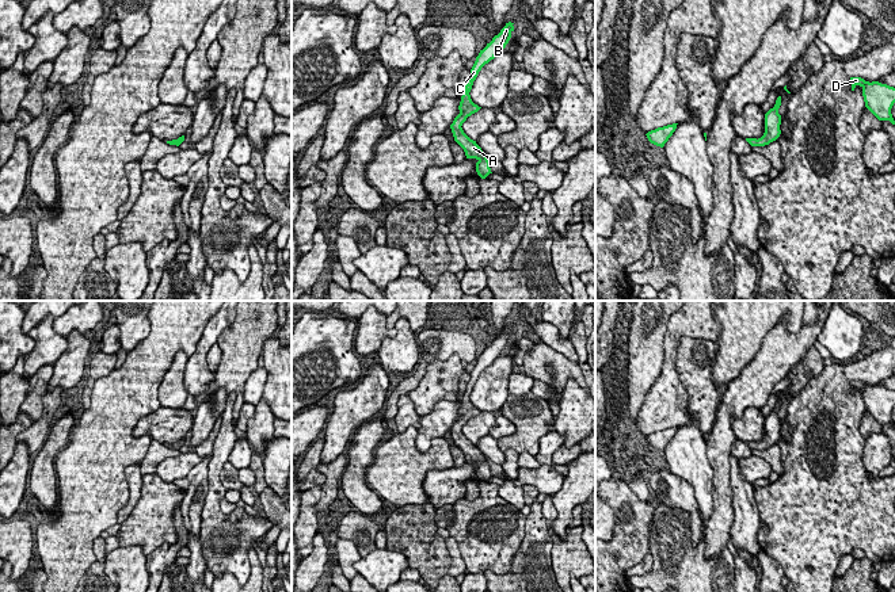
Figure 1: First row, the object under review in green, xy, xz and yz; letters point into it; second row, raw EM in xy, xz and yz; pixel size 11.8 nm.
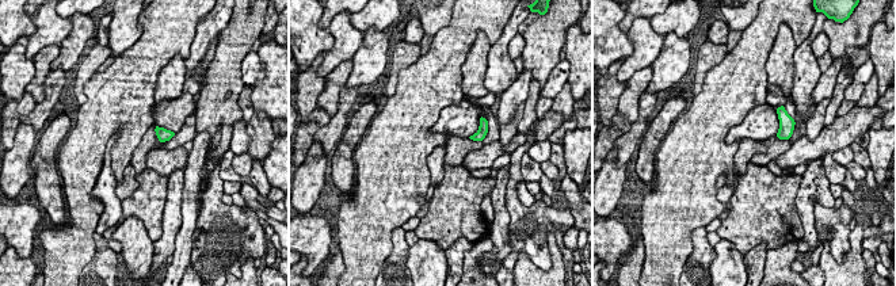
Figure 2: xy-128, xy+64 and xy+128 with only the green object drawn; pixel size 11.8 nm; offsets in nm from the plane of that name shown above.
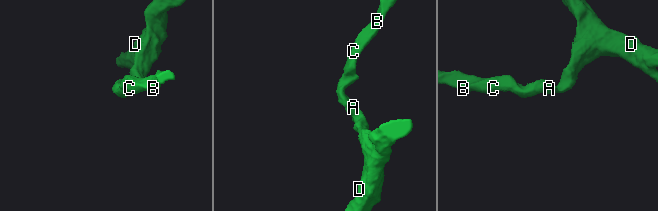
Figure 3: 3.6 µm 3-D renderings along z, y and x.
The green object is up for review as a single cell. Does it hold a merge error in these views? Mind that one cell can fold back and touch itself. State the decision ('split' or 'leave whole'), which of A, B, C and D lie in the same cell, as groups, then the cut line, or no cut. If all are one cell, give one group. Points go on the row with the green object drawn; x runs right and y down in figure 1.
leave whole; A B C D; no cut

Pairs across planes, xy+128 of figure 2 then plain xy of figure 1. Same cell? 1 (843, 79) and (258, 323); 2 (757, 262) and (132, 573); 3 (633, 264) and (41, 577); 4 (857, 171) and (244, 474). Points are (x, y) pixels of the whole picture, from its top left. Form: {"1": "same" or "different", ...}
{"1": "different", "2": "different", "3": "same", "4": "same"}

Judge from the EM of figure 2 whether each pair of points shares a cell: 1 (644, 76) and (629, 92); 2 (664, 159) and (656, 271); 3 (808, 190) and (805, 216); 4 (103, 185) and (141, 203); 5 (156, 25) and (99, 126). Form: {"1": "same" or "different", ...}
{"1": "same", "2": "same", "3": "same", "4": "different", "5": "same"}

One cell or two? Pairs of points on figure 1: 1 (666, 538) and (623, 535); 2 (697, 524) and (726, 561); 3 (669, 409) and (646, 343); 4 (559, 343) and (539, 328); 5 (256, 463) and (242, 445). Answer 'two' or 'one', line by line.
1: two
2: two
3: two
4: one
5: two

